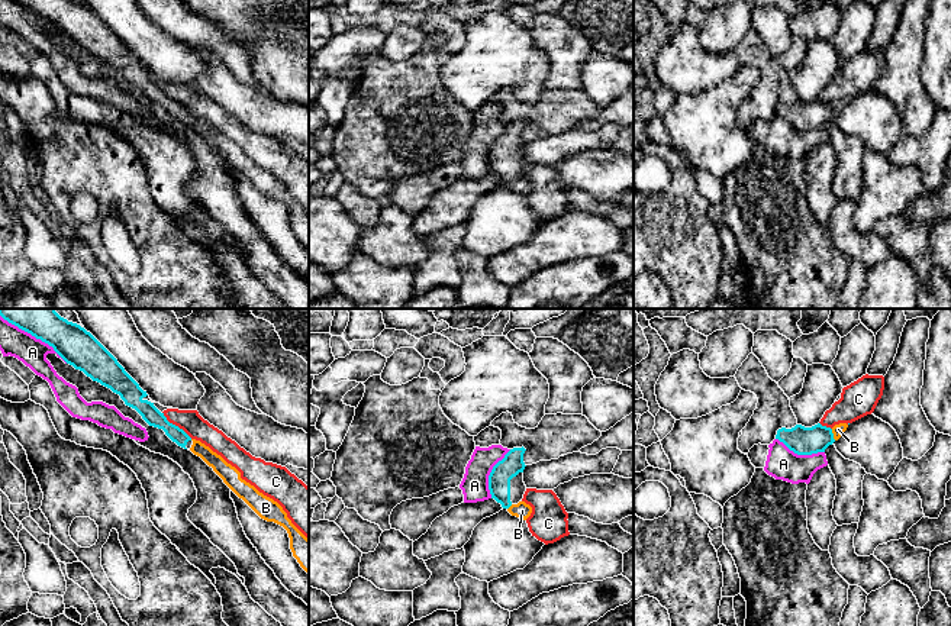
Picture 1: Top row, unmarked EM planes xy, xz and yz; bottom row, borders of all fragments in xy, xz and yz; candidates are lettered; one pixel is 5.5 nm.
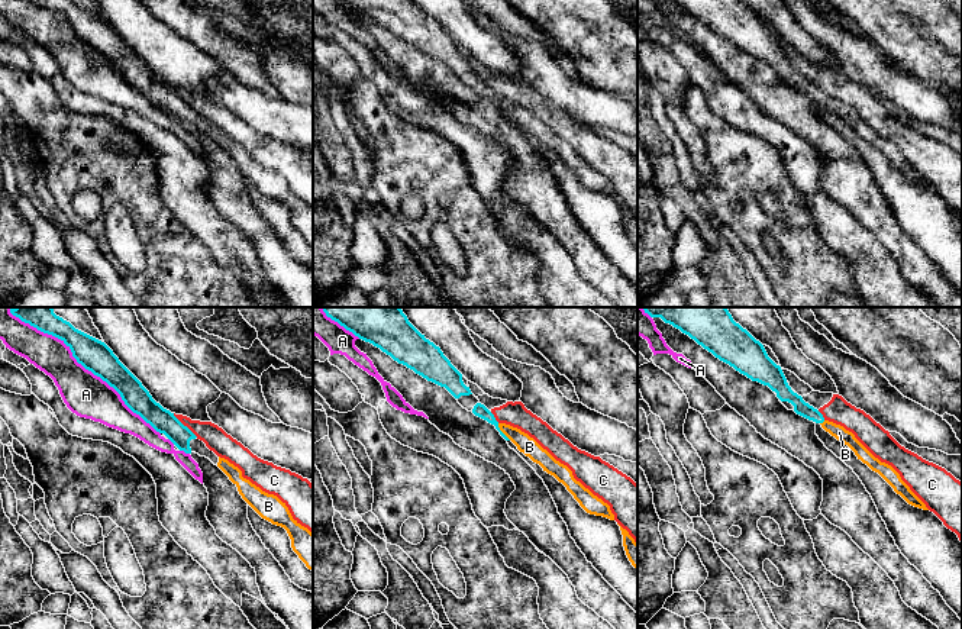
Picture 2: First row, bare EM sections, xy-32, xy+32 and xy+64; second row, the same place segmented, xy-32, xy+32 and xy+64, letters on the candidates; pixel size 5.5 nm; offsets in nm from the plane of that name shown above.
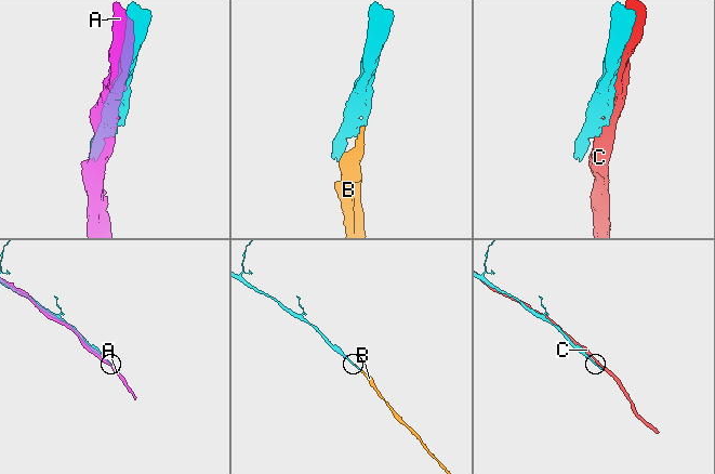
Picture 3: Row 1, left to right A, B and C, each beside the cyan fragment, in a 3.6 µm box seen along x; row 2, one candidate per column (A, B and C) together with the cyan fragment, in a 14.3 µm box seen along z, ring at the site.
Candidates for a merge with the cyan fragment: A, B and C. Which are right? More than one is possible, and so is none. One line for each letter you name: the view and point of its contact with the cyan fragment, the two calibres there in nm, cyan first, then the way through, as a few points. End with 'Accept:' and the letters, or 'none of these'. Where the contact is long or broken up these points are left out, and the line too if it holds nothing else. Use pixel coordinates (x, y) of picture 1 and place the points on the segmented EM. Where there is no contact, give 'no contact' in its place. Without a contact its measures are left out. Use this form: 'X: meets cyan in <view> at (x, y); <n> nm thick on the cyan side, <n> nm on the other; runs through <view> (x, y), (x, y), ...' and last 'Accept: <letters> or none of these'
B: meets cyan in yz at (832, 435); 160 nm thick on the cyan side, 60 nm on the other
Accept: B

